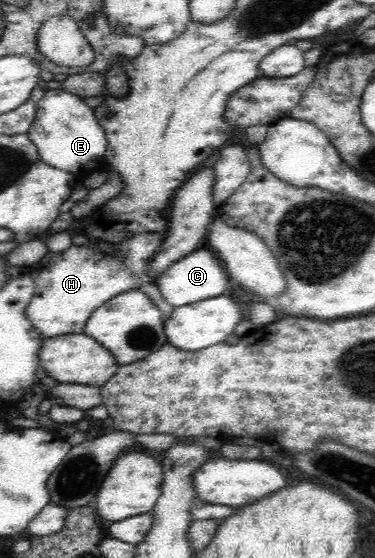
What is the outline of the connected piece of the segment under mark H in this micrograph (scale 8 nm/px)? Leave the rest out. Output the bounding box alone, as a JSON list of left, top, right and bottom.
[26,231,166,338]

